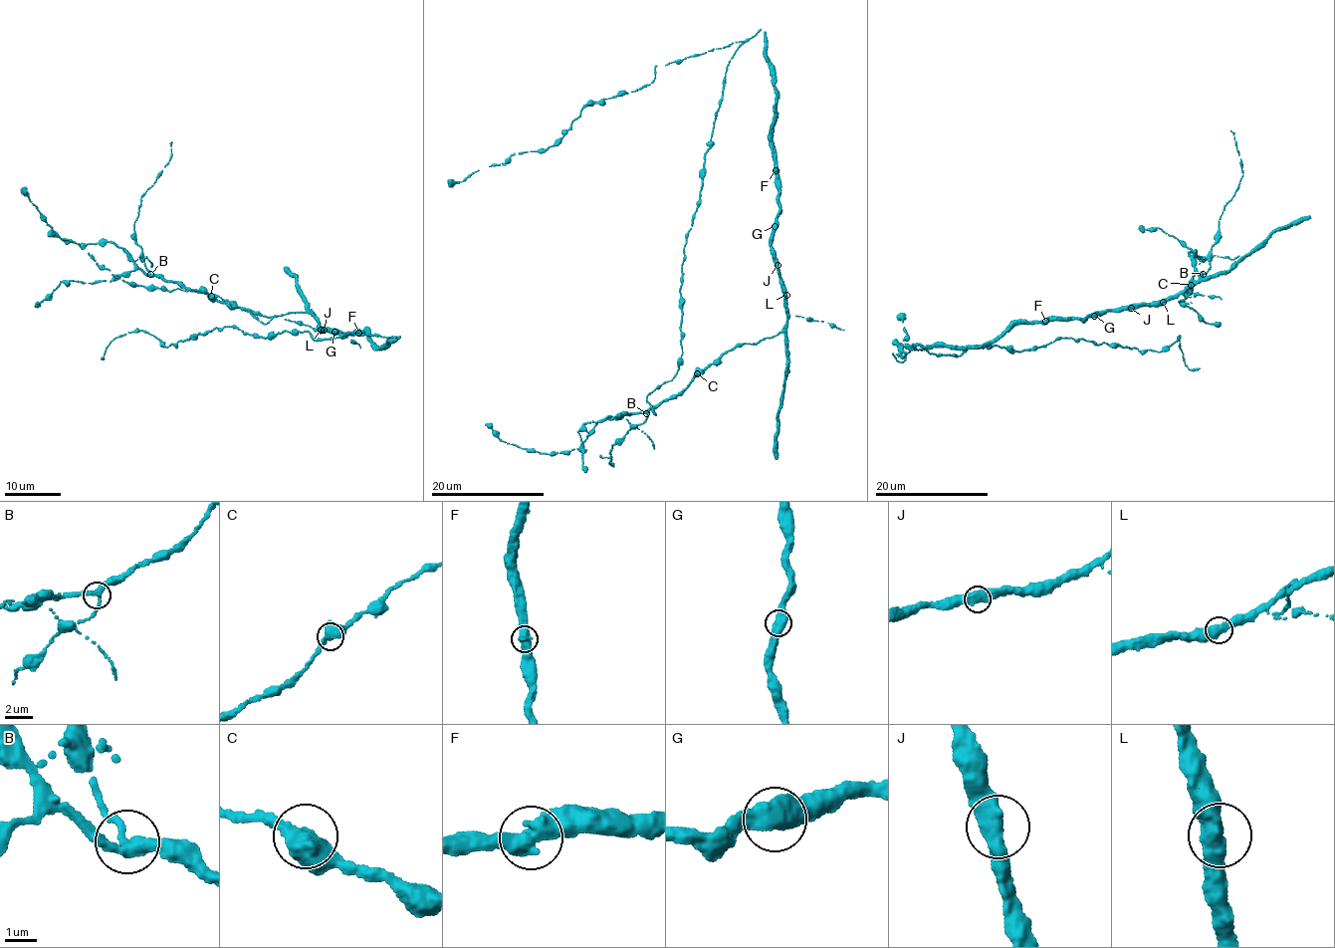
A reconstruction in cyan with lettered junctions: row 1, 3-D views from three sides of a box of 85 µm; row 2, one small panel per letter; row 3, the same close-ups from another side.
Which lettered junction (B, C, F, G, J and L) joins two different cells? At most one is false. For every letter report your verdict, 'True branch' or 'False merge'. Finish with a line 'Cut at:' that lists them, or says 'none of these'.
B: True branch
C: True branch
F: True branch
G: True branch
J: True branch
L: True branch
Cut at: none of these

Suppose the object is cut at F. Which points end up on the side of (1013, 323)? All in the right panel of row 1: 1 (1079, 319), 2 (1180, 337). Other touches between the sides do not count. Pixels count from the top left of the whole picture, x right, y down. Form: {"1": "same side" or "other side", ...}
{"1": "other side", "2": "same side"}

